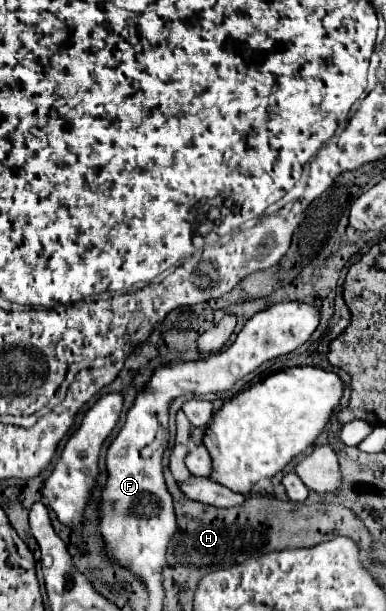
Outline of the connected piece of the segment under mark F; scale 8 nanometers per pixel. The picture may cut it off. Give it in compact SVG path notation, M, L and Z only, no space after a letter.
M305 301L275 303L275 305L267 307L265 311L255 313L245 323L231 347L227 347L225 351L219 351L207 359L201 359L201 361L173 361L173 363L159 367L153 373L147 387L137 395L133 407L127 413L125 425L121 427L117 439L109 445L109 451L107 451L109 479L107 479L107 487L101 495L101 499L103 499L101 501L101 535L107 543L107 553L111 557L115 557L121 565L129 567L135 575L139 575L145 581L147 589L149 589L149 567L165 567L167 547L177 531L177 515L173 511L173 497L169 495L169 489L167 489L165 477L163 477L163 455L165 455L165 449L169 443L169 413L167 413L169 401L173 401L181 395L199 397L199 395L223 393L227 389L231 389L239 379L243 379L245 375L255 371L261 363L281 357L281 355L287 355L287 353L295 351L297 347L301 347L313 335L313 331L319 327L319 323L321 323L321 313L311 303L305 303Z

